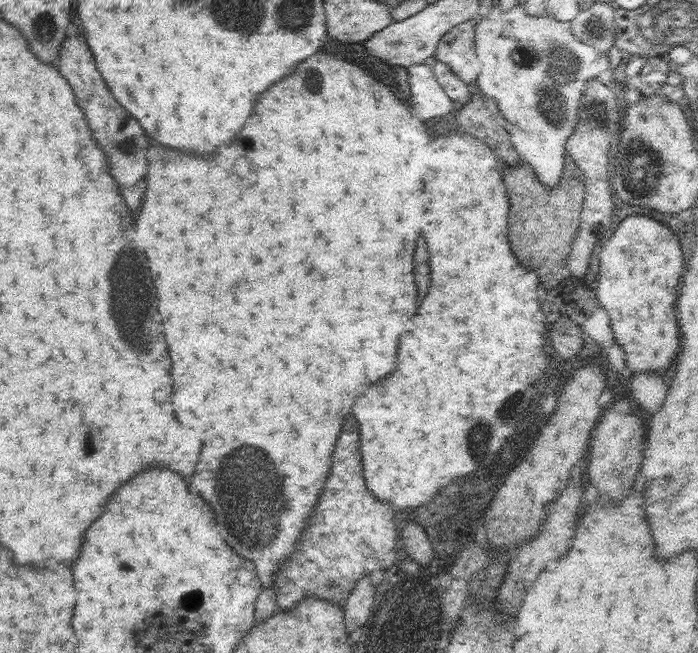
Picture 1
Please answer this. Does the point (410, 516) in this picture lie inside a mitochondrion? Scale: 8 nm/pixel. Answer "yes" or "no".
no

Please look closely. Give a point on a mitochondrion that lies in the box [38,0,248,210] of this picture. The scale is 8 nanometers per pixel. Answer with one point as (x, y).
(128, 145)

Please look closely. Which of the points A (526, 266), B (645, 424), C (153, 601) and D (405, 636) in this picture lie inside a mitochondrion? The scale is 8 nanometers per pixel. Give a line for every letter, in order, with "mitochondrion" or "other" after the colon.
A: other
B: other
C: other
D: mitochondrion

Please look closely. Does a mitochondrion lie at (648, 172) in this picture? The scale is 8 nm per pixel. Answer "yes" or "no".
yes

